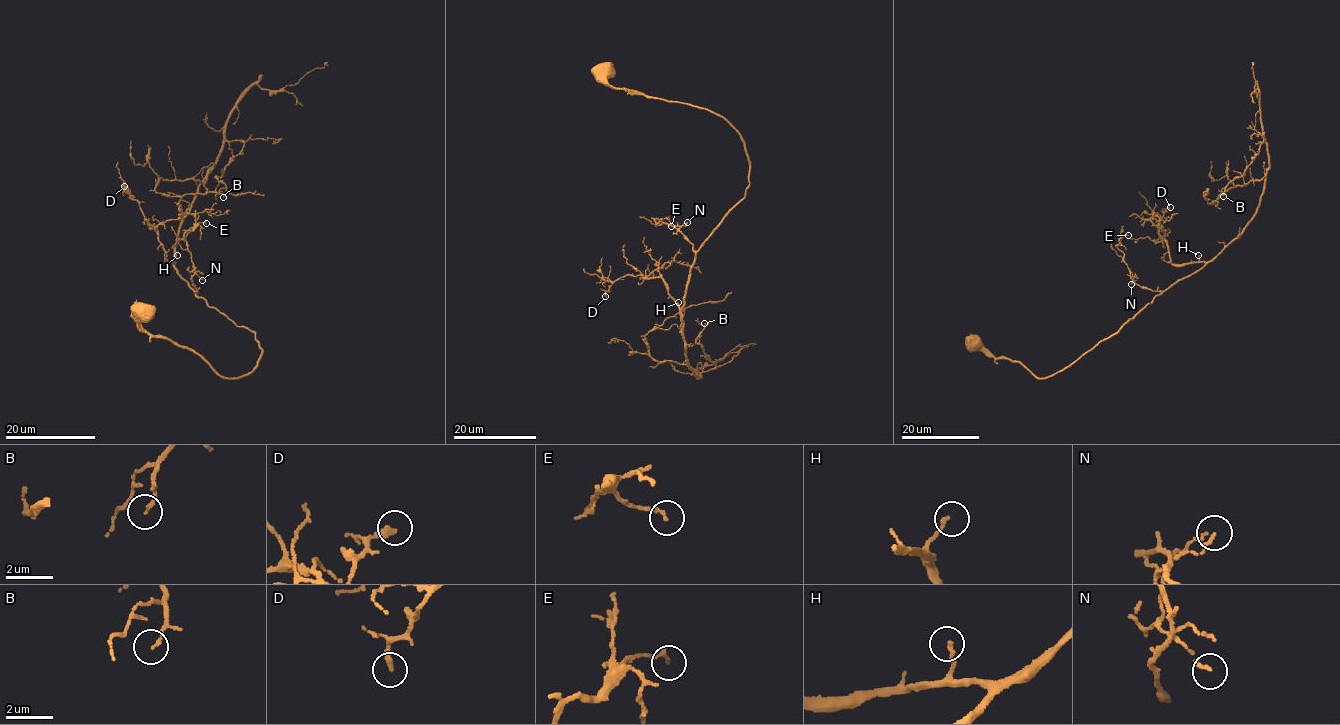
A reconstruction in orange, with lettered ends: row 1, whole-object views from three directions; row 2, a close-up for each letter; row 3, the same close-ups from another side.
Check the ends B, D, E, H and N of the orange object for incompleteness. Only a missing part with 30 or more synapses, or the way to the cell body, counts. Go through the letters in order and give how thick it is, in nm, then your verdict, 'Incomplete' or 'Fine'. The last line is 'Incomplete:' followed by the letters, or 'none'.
B: Thickness 120 nm. Fine
D: Thickness 260 nm. Fine
E: Thickness 160 nm. Fine
H: Thickness 150 nm. Fine
N: Thickness 130 nm. Fine
Incomplete: none

